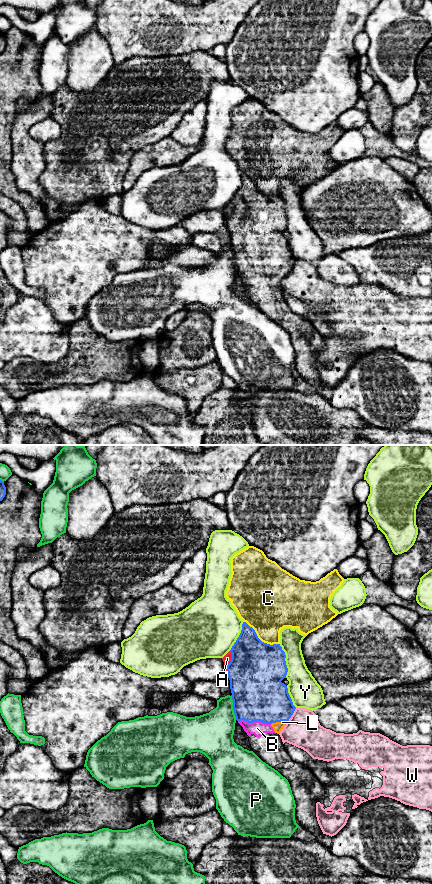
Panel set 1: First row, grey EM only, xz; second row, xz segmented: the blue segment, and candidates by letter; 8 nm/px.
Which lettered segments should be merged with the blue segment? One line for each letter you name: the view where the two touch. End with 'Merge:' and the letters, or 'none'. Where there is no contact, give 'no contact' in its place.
B: contact in xz
L: contact in xz
Merge: B, L

